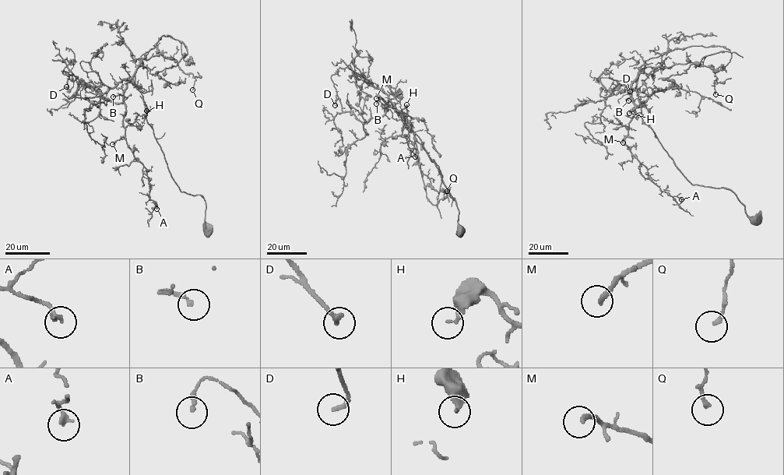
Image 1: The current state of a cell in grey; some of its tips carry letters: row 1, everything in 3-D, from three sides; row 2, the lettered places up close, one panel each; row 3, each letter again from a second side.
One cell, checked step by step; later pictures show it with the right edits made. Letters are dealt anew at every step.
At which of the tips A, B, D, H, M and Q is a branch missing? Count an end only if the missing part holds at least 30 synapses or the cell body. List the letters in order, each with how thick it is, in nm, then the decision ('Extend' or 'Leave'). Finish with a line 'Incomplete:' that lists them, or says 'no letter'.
A: Thickness 190 nm. Leave
B: Thickness 190 nm. Leave
D: Thickness 200 nm. Leave
H: Thickness 200 nm. Leave
M: Thickness 220 nm. Extend
Q: Thickness 180 nm. Leave
Incomplete: M

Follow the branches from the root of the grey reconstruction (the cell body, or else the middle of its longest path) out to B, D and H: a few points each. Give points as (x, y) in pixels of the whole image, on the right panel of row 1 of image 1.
B: (757, 219), (747, 214), (730, 190), (692, 184), (644, 121), (638, 94), (631, 87), (628, 100)
D: (757, 219), (730, 190), (687, 179), (644, 121), (630, 87), (635, 104), (647, 96), (624, 80), (630, 91)
H: (757, 219), (747, 214), (745, 205), (730, 190), (692, 184), (675, 165), (642, 117), (633, 110), (629, 113)

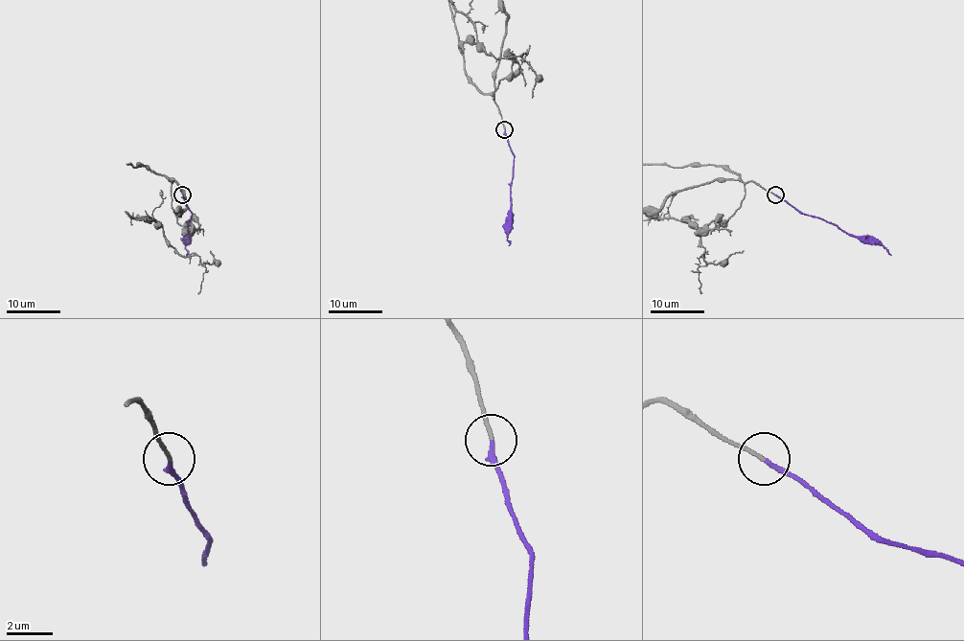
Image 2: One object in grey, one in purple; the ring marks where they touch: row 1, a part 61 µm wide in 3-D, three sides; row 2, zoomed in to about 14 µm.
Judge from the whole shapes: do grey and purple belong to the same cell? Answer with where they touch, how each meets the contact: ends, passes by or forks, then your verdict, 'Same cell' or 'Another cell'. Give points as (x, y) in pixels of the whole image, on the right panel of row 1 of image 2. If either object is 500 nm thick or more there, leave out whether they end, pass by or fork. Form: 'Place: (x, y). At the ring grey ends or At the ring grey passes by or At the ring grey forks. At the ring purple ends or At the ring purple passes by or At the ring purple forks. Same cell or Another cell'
Place: (775, 194). At the ring grey ends. At the ring purple ends. Same cell

